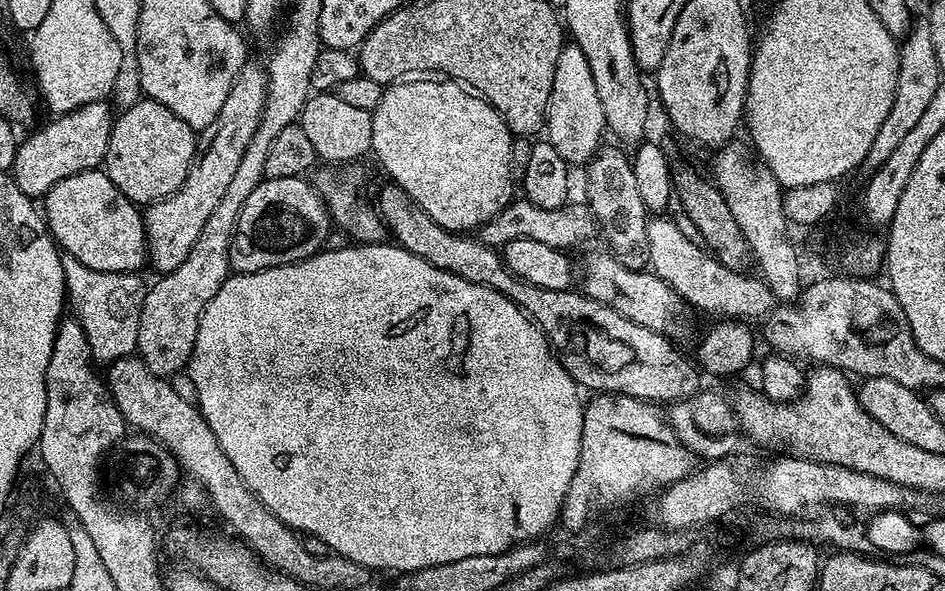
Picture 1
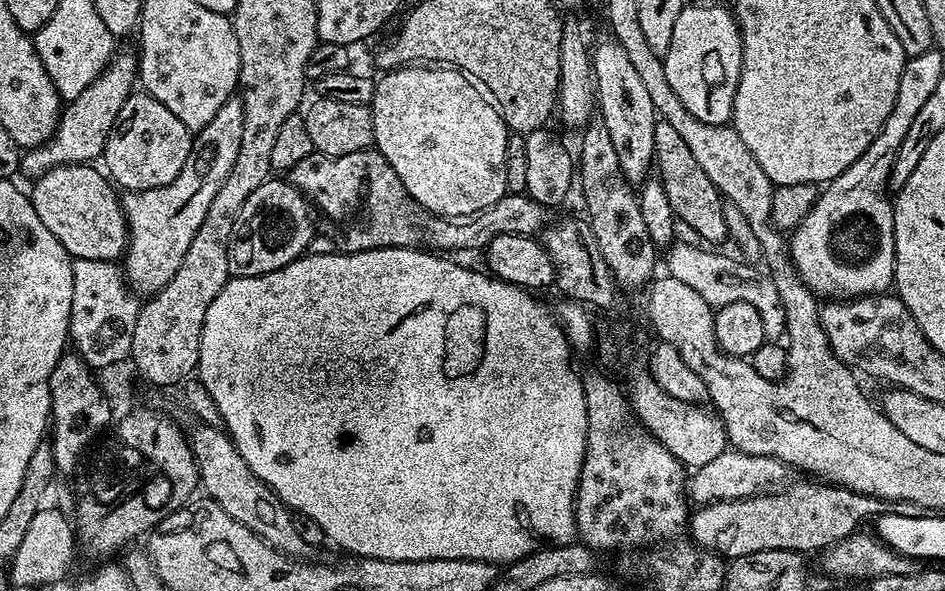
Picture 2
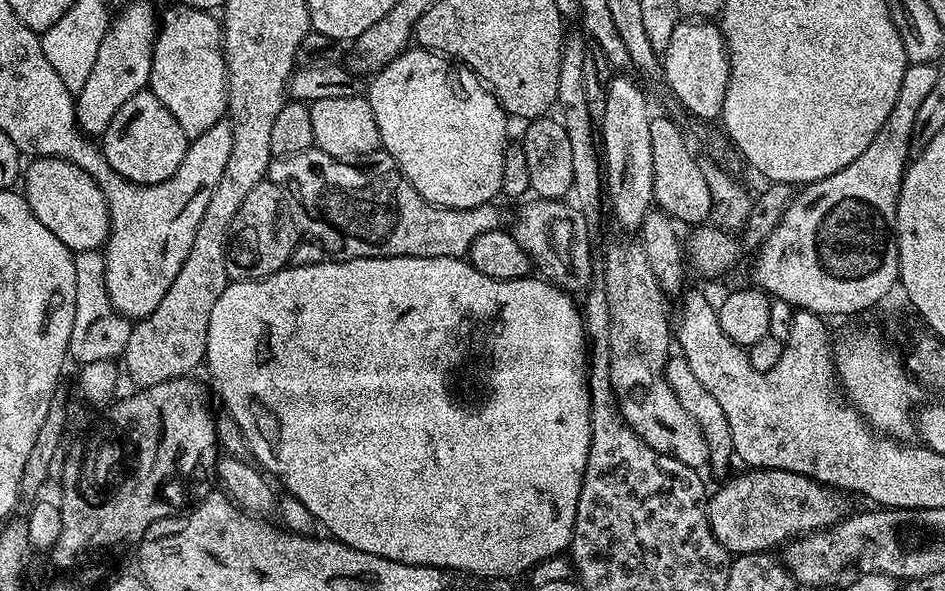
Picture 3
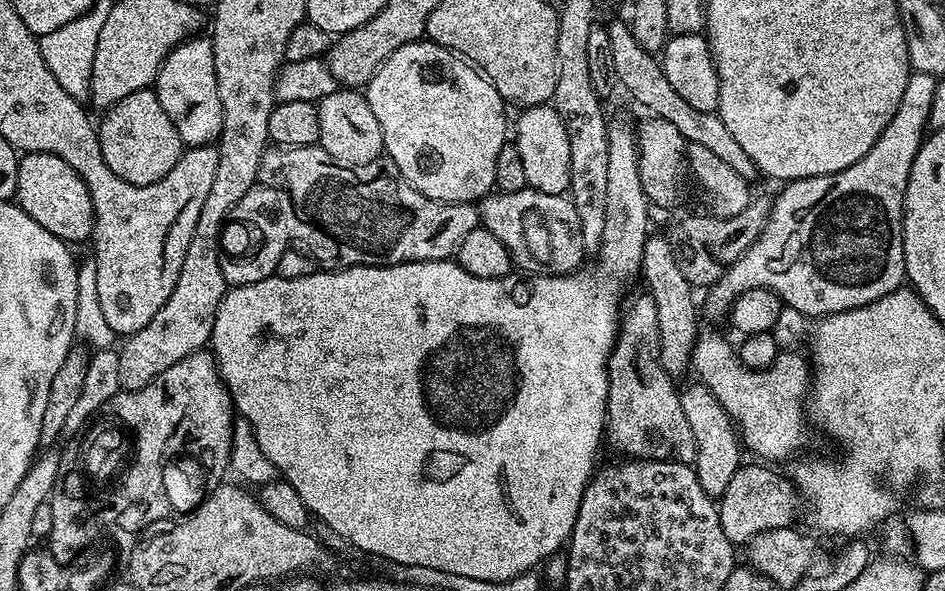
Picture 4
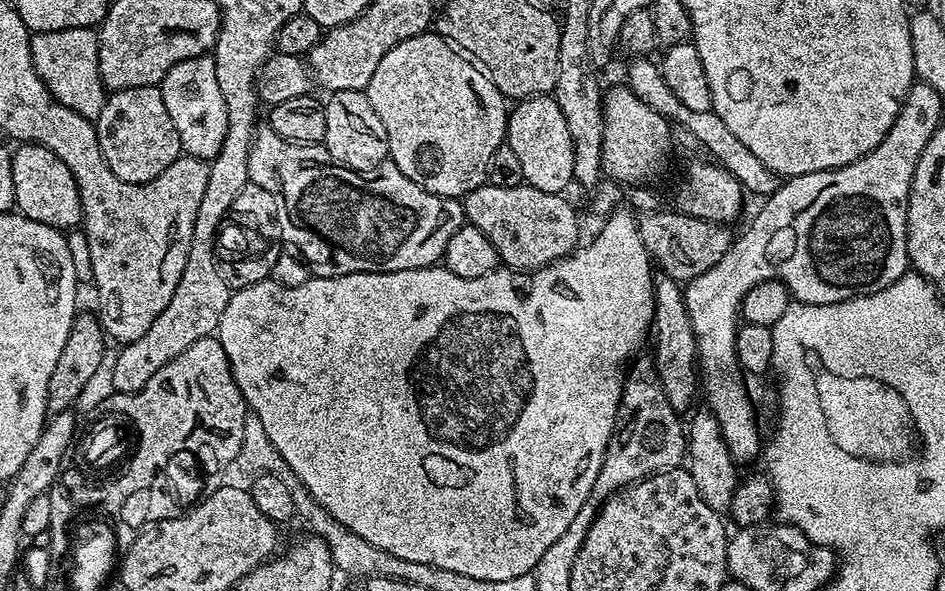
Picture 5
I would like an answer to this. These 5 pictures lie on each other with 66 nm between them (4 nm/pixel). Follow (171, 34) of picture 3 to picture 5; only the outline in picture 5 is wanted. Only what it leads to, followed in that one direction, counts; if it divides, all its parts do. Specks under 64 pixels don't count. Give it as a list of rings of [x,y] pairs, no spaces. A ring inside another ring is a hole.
[[[211,55],[186,58],[165,74],[158,87],[162,102],[166,102],[166,111],[170,113],[170,122],[174,122],[174,130],[178,130],[181,149],[189,156],[210,162],[218,154],[218,150],[222,150],[222,141],[226,139],[228,125],[226,101],[222,99],[222,90],[218,90],[215,59]]]

